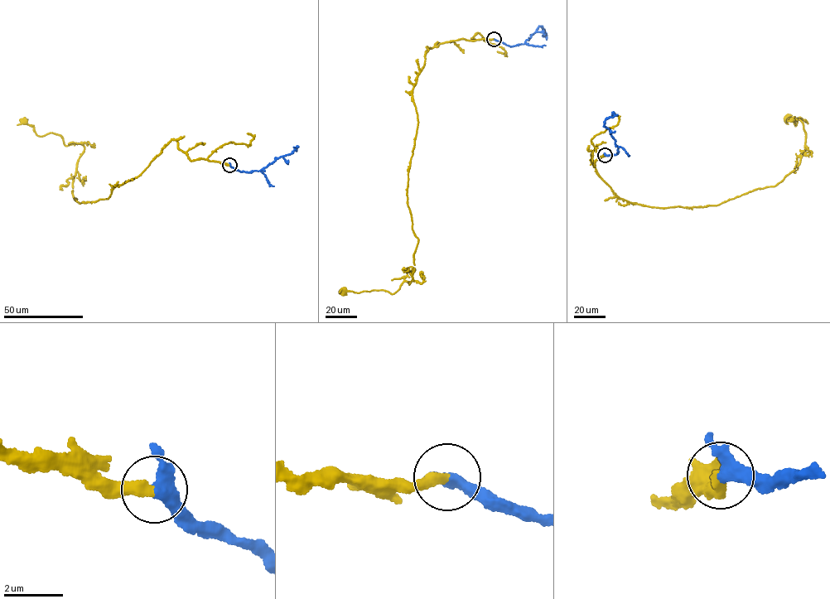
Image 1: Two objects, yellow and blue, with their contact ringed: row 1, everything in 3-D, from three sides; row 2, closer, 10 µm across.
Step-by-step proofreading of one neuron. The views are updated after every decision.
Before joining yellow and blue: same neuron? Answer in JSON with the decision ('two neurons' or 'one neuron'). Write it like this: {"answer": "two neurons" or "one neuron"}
{"answer": "one neuron"}

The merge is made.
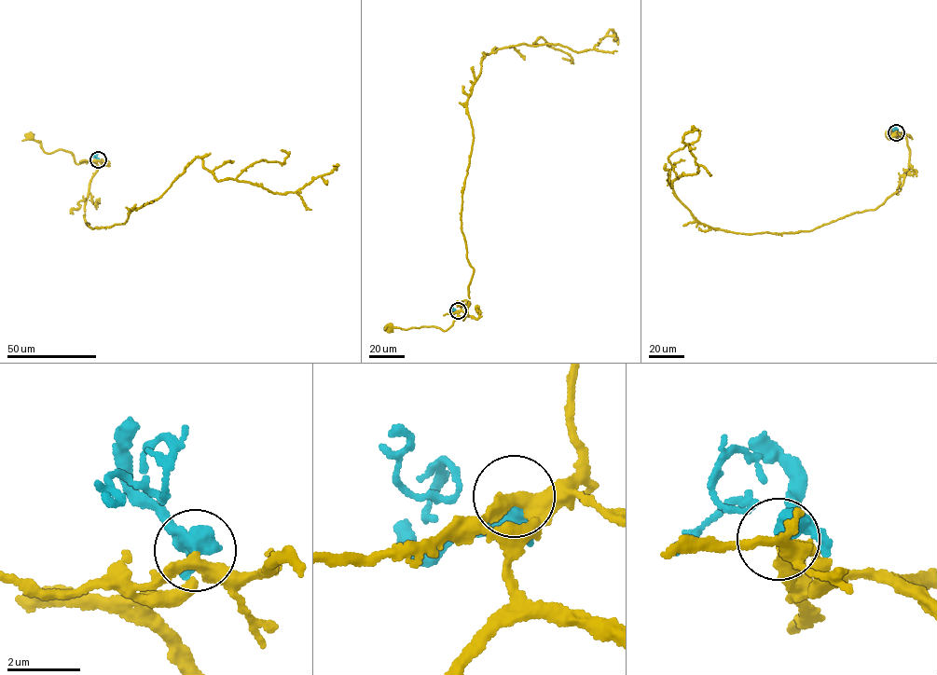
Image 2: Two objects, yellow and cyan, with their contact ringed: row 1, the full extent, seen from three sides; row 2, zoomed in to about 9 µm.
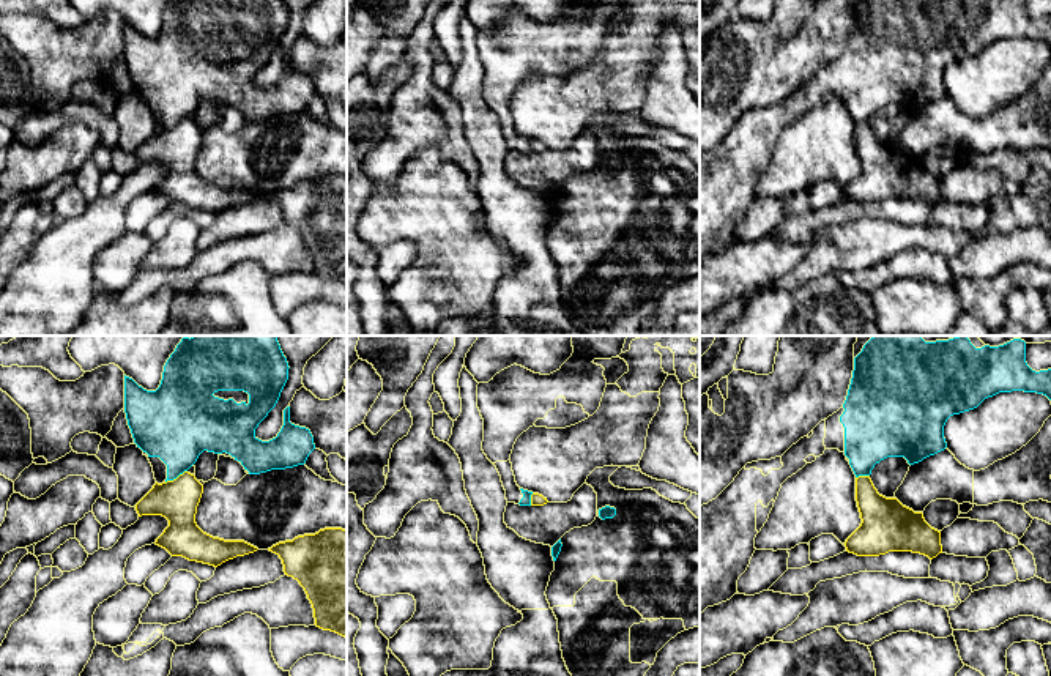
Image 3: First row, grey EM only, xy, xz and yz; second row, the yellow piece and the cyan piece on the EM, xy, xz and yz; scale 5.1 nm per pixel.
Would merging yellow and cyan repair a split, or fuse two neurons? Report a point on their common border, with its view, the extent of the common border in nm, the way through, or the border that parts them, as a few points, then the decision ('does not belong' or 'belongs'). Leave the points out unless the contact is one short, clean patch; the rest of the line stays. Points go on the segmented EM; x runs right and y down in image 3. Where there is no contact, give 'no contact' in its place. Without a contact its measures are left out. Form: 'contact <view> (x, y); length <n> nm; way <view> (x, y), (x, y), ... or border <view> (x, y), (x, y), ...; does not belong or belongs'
contact xy (177, 478); length 130 nm; border xy (186, 470), (166, 482); does not belong

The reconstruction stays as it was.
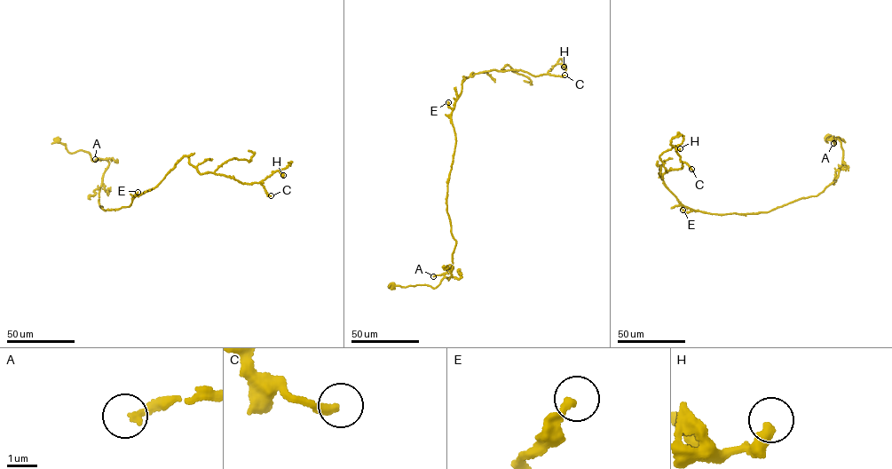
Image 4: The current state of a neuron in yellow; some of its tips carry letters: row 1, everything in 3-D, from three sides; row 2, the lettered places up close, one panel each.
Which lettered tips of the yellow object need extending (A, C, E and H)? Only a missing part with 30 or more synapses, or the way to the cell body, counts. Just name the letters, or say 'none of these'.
A

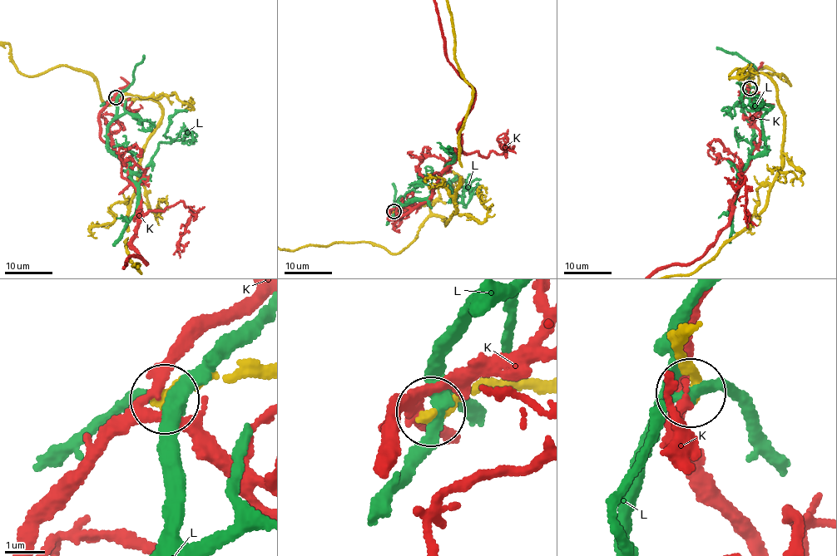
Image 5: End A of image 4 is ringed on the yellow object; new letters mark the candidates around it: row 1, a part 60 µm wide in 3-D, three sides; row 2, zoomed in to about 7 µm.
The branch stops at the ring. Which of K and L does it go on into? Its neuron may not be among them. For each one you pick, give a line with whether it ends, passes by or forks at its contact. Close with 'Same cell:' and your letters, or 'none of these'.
Same cell: none of these

